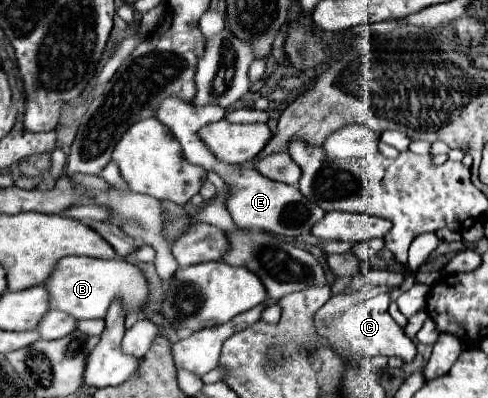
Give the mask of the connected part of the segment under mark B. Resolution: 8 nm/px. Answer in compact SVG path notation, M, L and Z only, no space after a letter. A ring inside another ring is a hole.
M65 256L61 258L51 276L45 282L45 290L49 292L49 308L71 314L73 318L105 318L109 302L113 298L121 298L125 312L131 308L143 306L147 298L147 282L139 268L133 264L113 258L113 260L97 260L87 256Z

